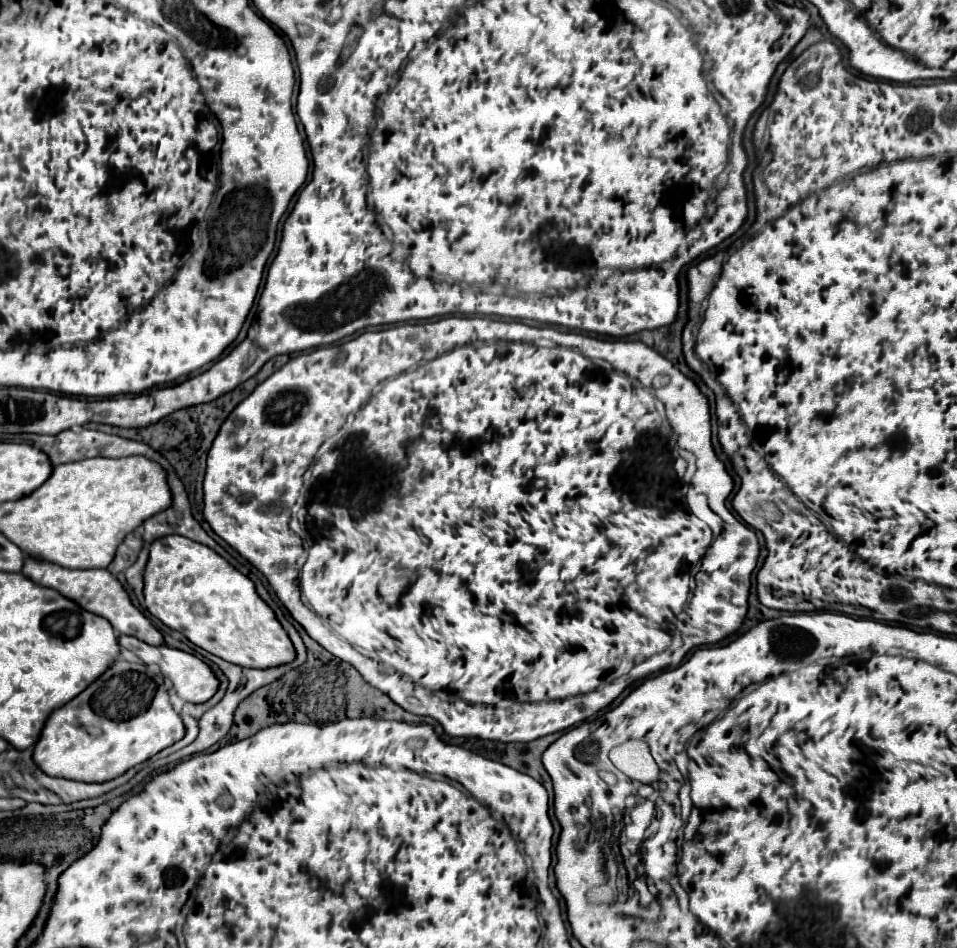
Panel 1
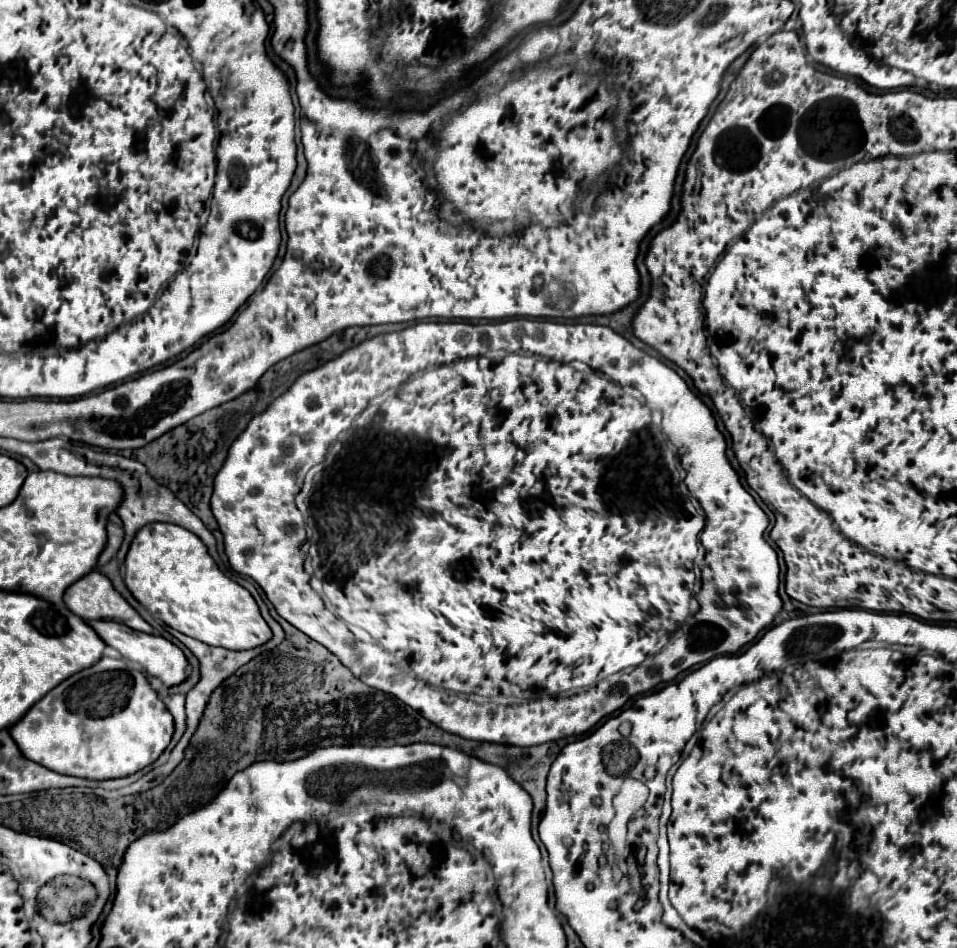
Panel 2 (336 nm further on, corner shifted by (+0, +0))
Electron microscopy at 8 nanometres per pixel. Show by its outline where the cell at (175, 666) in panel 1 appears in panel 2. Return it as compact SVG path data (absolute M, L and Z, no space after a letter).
M86 621L98 635L100 639L114 647L124 659L130 659L138 665L142 665L146 669L148 675L152 677L160 677L166 685L178 685L186 679L186 657L184 653L170 641L166 641L164 637L156 637L156 635L148 635L148 633L140 633L140 631L132 631L130 627L124 627L120 623L114 621Z

